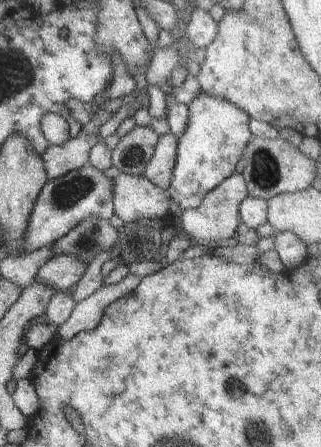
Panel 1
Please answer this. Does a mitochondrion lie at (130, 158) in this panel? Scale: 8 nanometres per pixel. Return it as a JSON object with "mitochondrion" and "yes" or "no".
{"mitochondrion":"yes"}

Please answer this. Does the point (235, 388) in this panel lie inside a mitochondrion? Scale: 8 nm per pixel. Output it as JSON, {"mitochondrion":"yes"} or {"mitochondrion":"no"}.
{"mitochondrion":"yes"}

